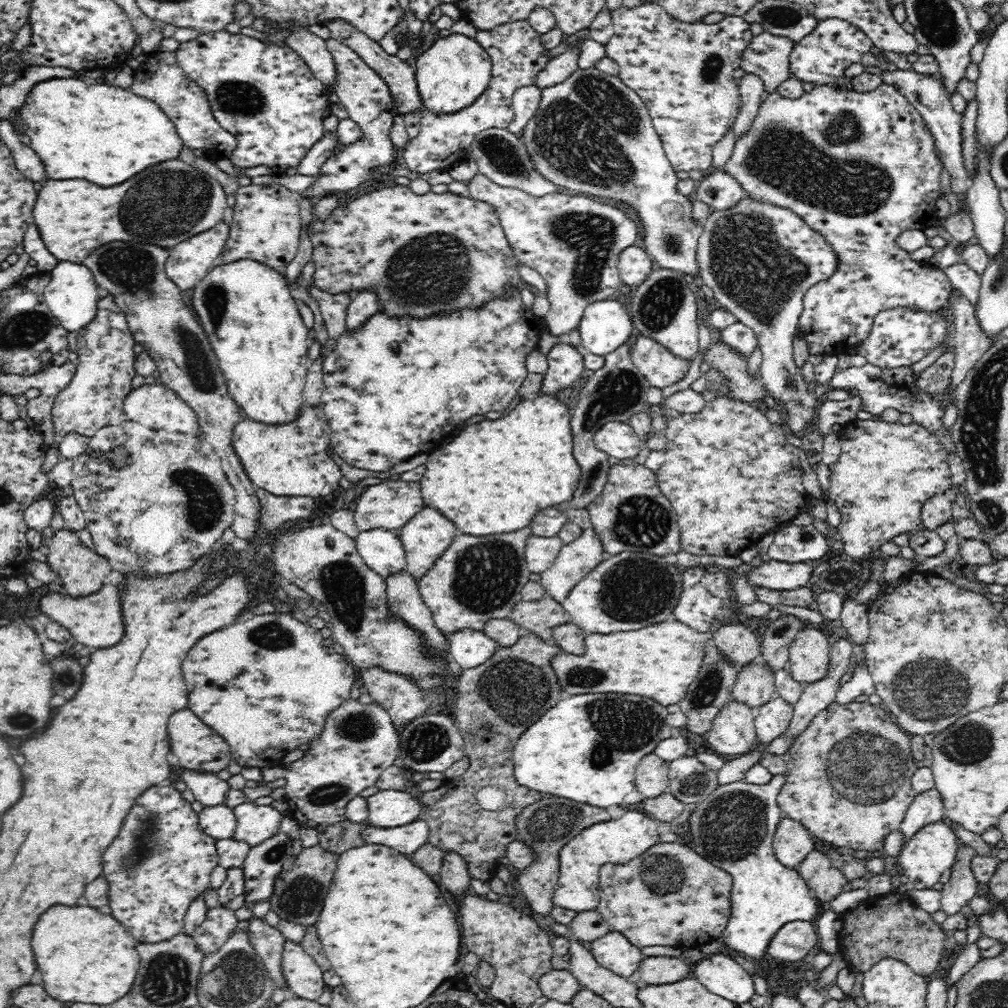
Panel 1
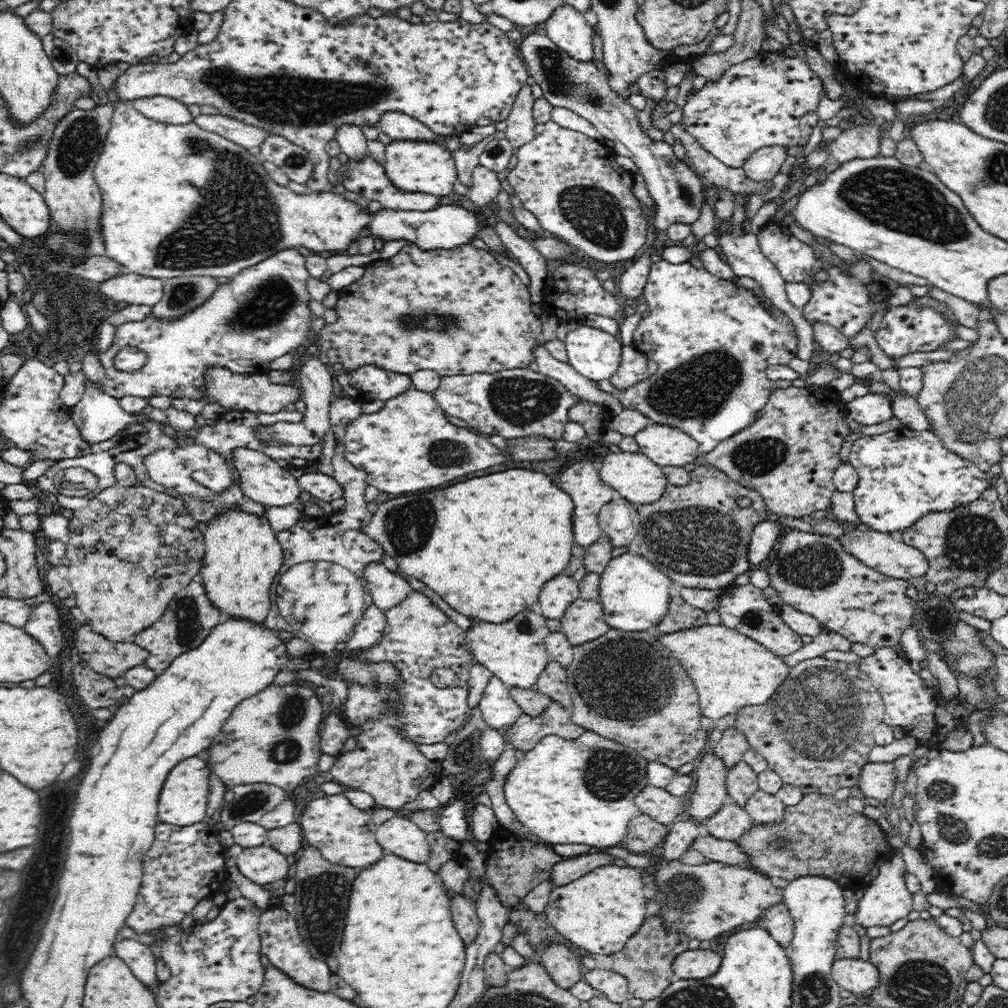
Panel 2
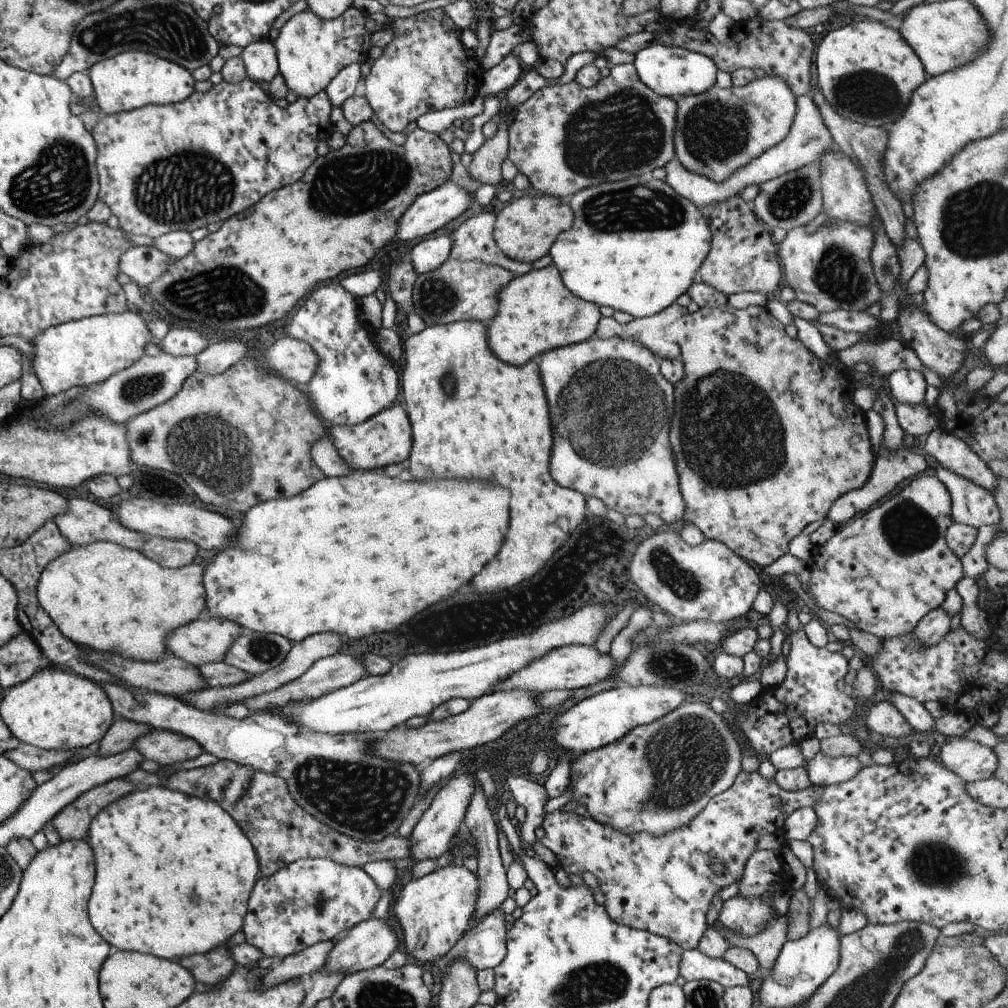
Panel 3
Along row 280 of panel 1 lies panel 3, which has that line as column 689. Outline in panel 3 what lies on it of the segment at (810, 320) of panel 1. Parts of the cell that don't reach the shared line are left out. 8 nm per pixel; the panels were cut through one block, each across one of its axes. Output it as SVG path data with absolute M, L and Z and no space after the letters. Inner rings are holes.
M739 771L733 784L727 790L710 798L699 814L684 825L661 836L653 836L643 831L623 834L608 824L598 823L591 817L577 815L574 811L555 809L544 814L541 827L545 835L538 841L554 853L557 866L565 871L567 877L569 874L578 874L599 881L597 893L603 894L603 906L611 920L620 925L662 936L675 942L682 950L695 949L703 932L708 928L705 913L713 894L734 880L739 882L745 861L756 849L760 836L780 836L785 819L798 808L814 808L822 790L823 787L810 784L800 791L784 791L775 784L774 779L768 781L757 772ZM713 860L722 863L722 873L717 874L711 870L710 862Z

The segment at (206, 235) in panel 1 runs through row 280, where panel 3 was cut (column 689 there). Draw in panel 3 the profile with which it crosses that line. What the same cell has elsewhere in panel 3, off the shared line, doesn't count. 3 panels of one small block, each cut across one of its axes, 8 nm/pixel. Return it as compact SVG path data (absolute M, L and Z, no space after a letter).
M807 93L796 97L795 112L788 130L787 136L780 143L777 143L772 149L761 153L756 159L742 166L738 171L734 171L731 177L722 183L714 183L704 176L688 173L679 164L675 157L671 158L665 166L666 177L664 181L678 194L690 200L698 209L707 203L716 203L731 195L739 195L748 184L761 184L776 176L785 174L789 171L801 168L809 163L816 163L820 160L822 153L831 151L835 148L832 136L828 133L821 113L812 99Z

